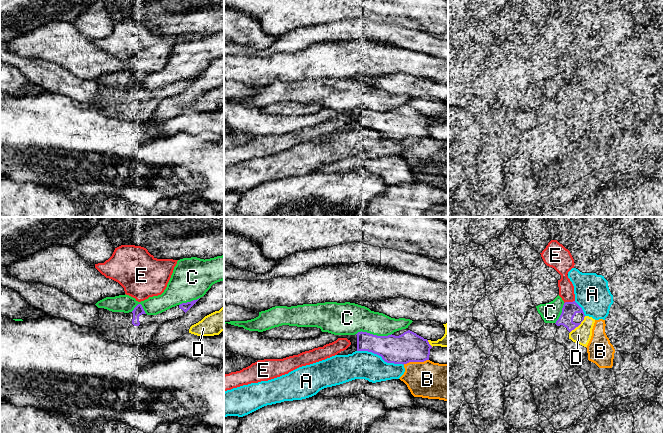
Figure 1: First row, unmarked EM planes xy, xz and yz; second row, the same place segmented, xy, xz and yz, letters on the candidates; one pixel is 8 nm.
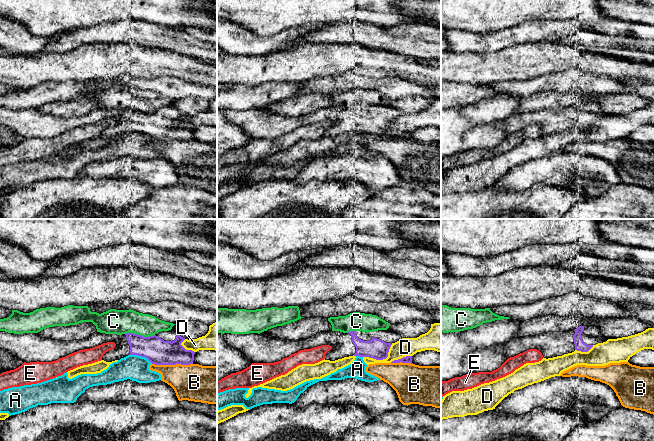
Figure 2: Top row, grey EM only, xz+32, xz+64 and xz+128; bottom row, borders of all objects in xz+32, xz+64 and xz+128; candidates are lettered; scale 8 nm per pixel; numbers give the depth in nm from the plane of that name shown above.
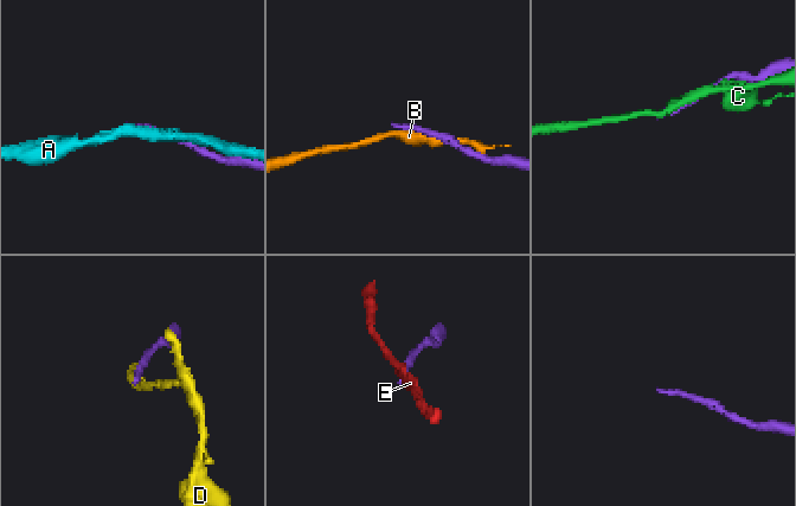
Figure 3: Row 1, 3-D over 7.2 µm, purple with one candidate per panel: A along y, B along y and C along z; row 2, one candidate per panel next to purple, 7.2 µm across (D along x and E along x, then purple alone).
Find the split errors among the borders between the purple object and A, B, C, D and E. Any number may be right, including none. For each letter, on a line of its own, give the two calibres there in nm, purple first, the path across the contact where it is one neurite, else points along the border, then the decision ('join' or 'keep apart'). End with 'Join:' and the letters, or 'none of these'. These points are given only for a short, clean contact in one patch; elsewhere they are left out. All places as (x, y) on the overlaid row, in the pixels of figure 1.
A: 240/220 nm | keep apart
B: 240/300 nm | keep apart
C: 220/260 nm | keep apart
D: 120/150 nm | keep apart
E: 120/130 nm | keep apart
Join: none of these

